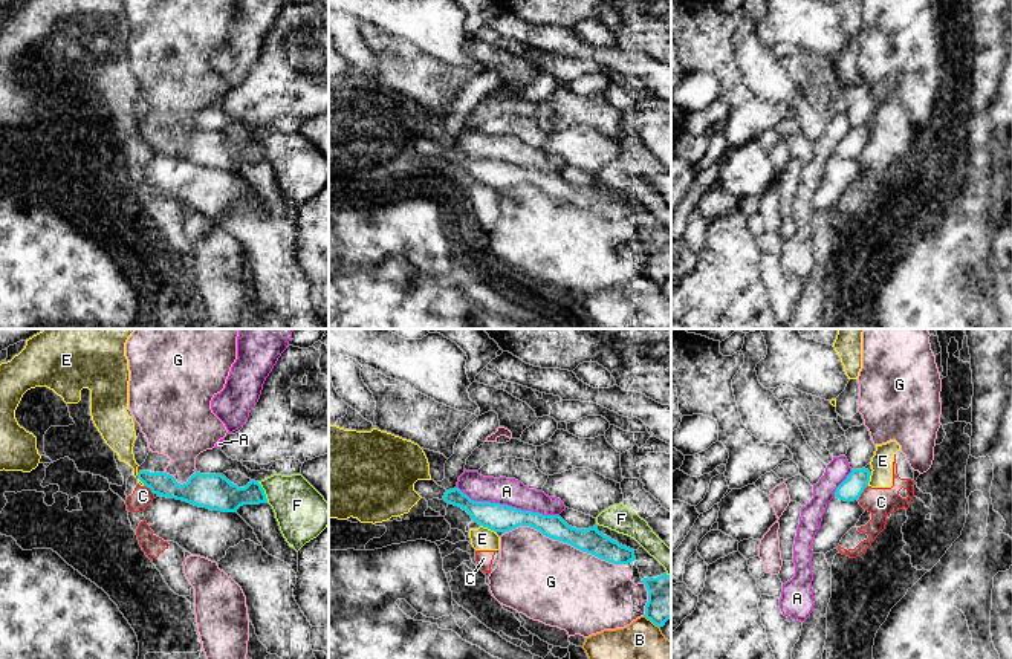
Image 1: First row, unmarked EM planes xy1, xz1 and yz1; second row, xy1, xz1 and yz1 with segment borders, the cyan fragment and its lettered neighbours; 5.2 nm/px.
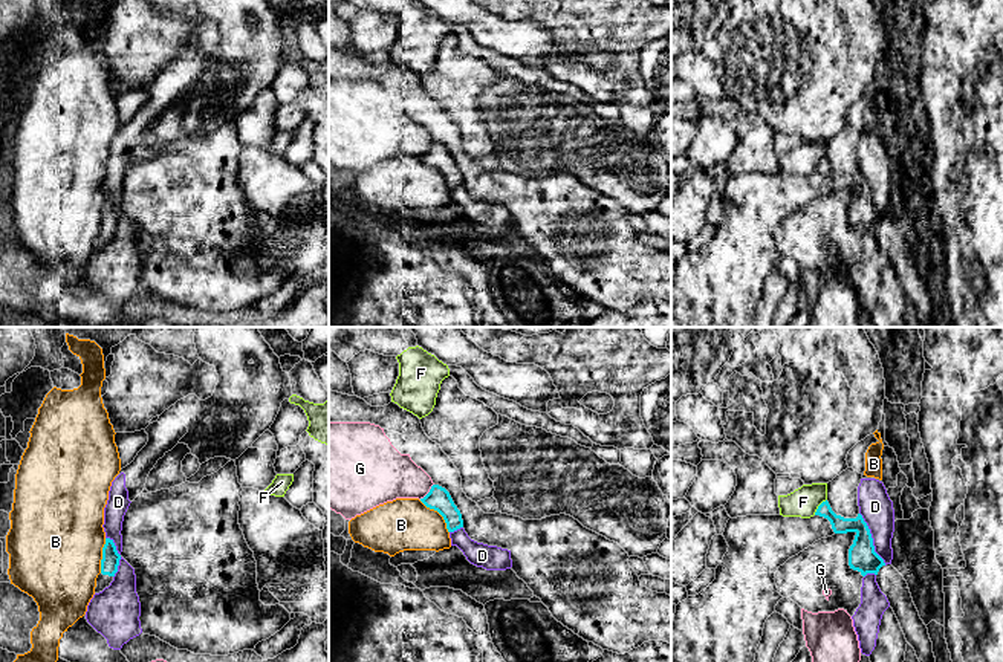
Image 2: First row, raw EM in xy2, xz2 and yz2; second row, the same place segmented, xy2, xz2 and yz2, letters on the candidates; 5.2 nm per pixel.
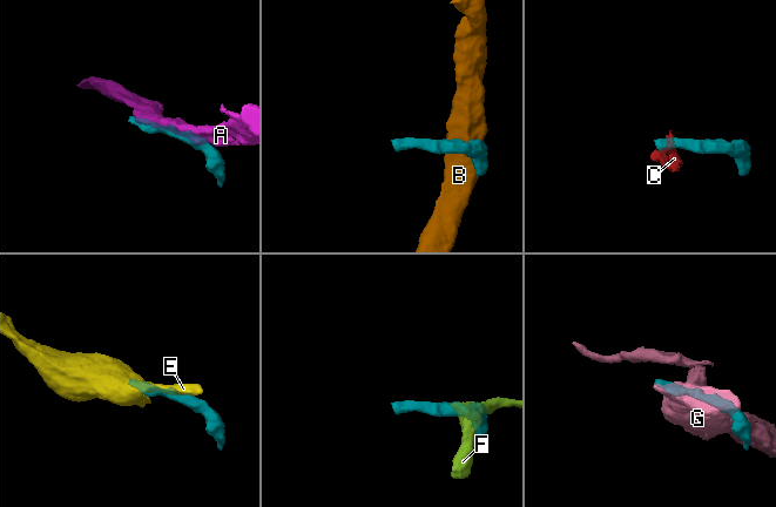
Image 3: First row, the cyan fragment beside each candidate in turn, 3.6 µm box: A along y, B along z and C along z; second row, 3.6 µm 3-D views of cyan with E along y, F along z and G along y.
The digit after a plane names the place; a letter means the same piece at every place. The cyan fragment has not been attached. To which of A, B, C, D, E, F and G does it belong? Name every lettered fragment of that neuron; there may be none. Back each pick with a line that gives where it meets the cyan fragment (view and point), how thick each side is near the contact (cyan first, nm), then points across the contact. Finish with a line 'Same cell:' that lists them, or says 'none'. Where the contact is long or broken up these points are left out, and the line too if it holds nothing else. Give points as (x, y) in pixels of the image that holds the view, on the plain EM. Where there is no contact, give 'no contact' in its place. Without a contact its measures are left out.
Same cell: none

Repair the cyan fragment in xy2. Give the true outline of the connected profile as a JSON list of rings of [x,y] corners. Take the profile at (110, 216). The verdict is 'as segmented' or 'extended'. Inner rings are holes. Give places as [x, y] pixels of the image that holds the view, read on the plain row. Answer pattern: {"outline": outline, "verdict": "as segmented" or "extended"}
{"outline": [[[105,196],[105,202],[102,205],[101,231],[96,235],[95,251],[99,251],[110,243],[115,231],[118,229],[119,217],[121,213],[118,211],[113,197]]], "verdict": "extended"}

